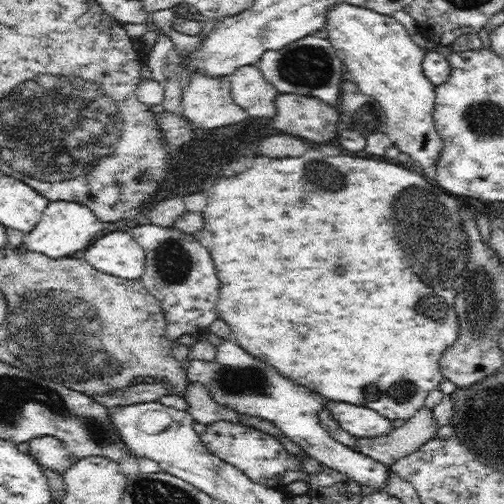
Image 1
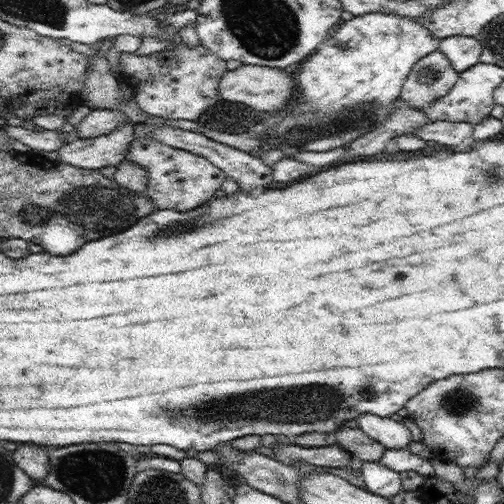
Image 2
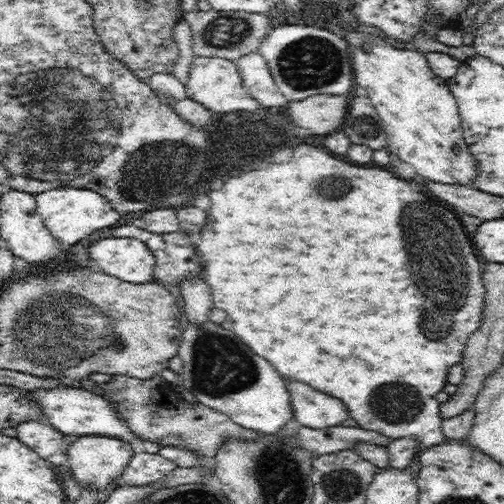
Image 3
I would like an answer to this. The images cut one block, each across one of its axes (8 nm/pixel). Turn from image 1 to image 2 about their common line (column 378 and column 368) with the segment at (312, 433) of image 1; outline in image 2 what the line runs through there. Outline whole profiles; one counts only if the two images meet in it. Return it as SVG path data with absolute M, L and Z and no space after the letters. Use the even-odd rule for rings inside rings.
M361 462L361 478L363 478L365 490L381 498L389 500L395 494L403 494L399 474L389 470L381 462Z

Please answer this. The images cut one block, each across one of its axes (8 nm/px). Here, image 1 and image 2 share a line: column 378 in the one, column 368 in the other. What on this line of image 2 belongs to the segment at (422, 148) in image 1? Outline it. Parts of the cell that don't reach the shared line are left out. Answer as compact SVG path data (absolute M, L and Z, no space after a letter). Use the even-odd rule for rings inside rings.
M369 12L363 16L355 16L347 22L339 22L333 32L317 46L317 50L301 64L299 74L295 74L295 84L299 90L297 100L307 106L307 110L303 112L307 116L335 114L345 110L347 106L357 106L363 102L379 102L381 106L389 106L399 100L403 82L407 80L413 64L433 50L437 50L437 38L431 36L431 32L413 18L385 12Z

